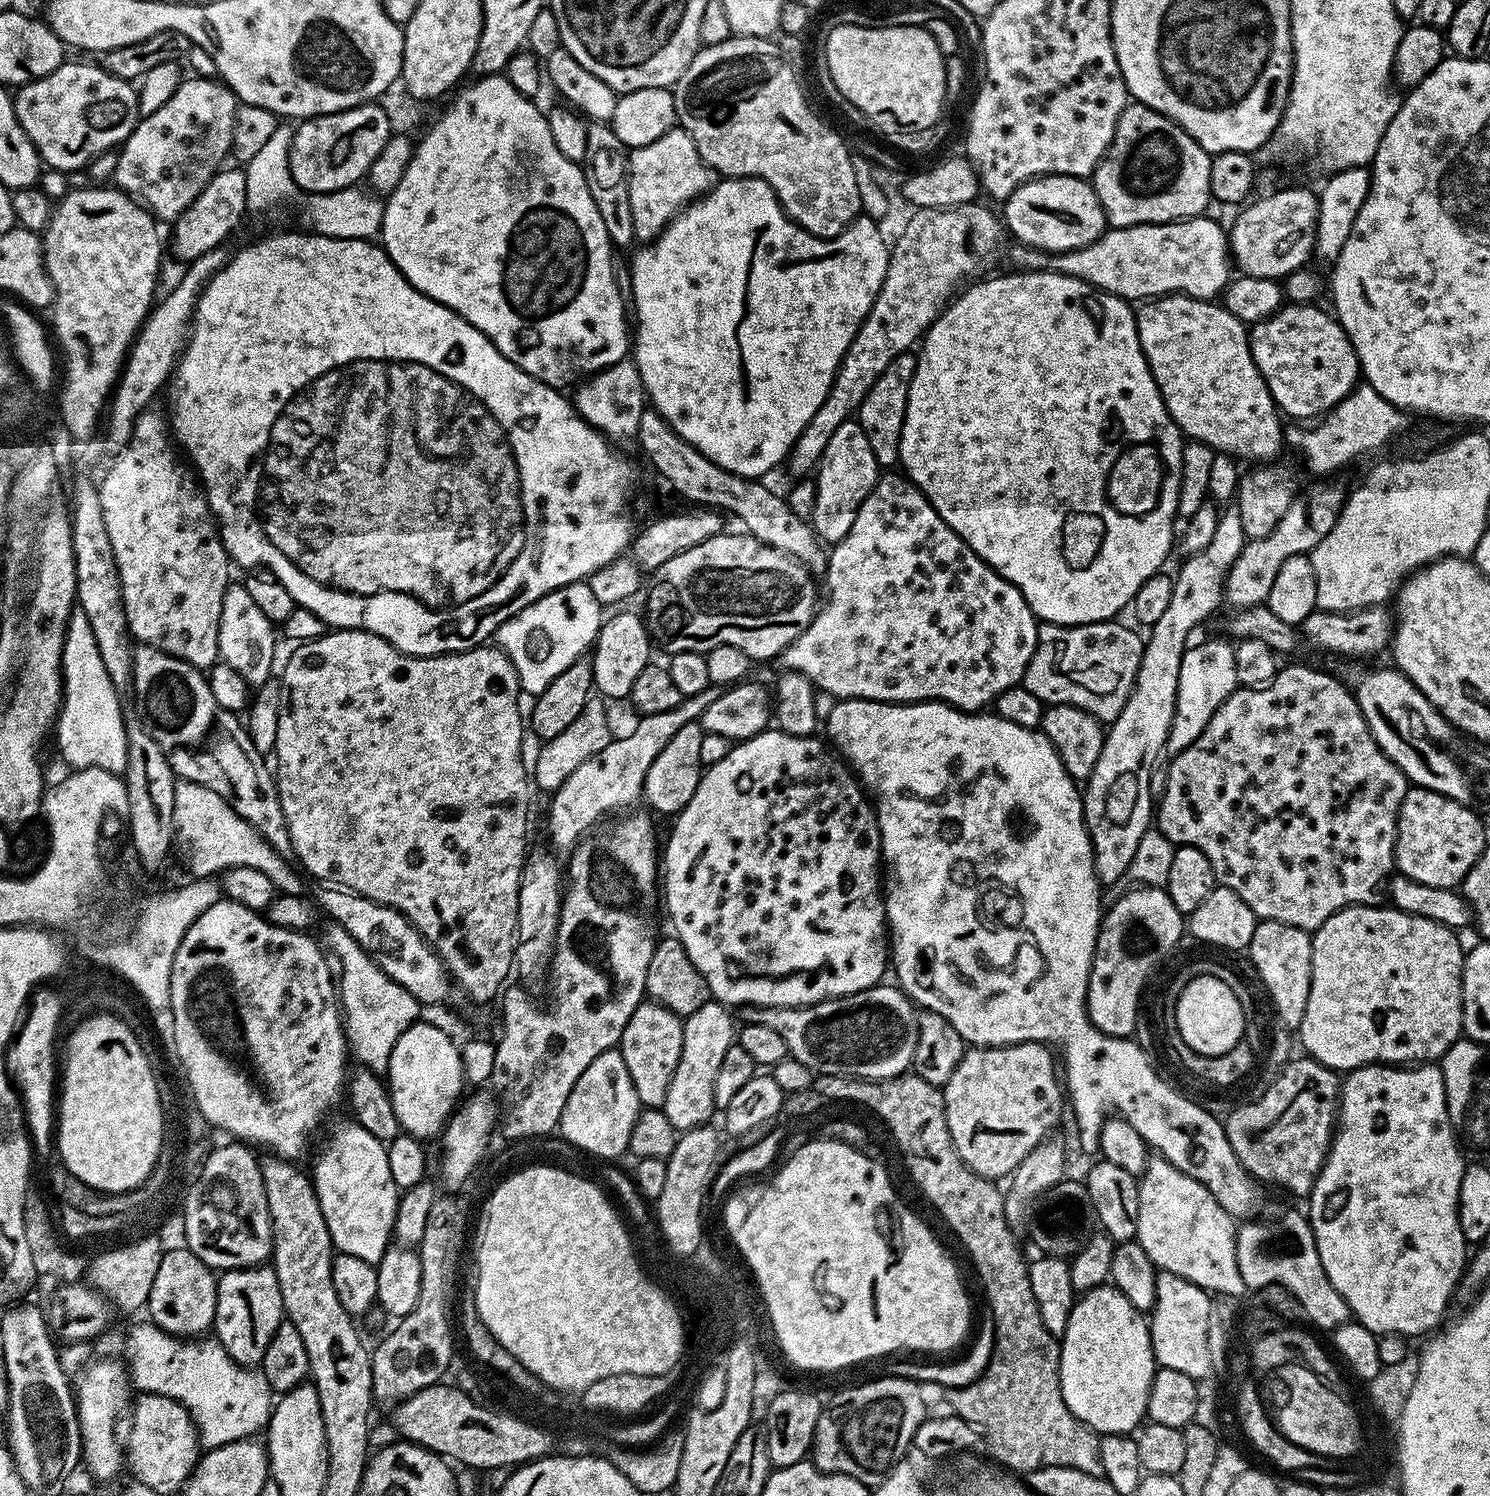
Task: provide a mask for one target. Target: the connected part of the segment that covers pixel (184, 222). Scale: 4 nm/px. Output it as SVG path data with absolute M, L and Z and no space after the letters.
M221 167L220 171L212 177L212 180L186 206L186 210L171 225L172 228L172 252L183 262L191 262L202 258L210 250L221 247L224 239L240 224L240 219L248 212L246 202L246 174L243 167Z

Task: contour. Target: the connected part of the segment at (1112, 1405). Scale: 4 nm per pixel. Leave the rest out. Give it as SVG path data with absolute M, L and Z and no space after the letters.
M1113 1286L1085 1291L1073 1303L1060 1342L1060 1385L1066 1406L1087 1428L1097 1434L1132 1434L1141 1427L1148 1410L1148 1395L1158 1367L1152 1353L1152 1334L1145 1313L1135 1308Z

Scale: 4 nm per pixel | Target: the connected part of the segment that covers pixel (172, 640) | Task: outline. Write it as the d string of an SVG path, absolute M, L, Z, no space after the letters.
M145 410L140 413L130 442L117 451L120 453L117 454L116 461L109 466L104 480L102 476L99 481L100 501L106 518L106 534L110 534L110 546L114 546L114 558L118 562L129 633L141 644L149 644L152 648L157 648L166 654L185 660L187 664L192 664L195 668L208 670L220 660L218 630L220 629L220 619L222 618L222 598L230 583L230 577L228 577L230 557L227 550L224 549L224 543L220 541L220 529L217 525L216 517L212 515L212 508L208 505L208 498L204 495L204 489L195 471L182 459L181 453L174 443L174 437L170 431L170 424L166 419L165 413L163 416L160 412L152 411Z

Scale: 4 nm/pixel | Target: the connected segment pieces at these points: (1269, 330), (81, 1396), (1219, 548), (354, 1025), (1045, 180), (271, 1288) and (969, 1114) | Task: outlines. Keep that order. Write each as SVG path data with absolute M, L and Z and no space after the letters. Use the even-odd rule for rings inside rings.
M1285 303L1270 318L1251 325L1248 345L1276 407L1285 417L1293 416L1296 422L1312 422L1327 416L1357 387L1362 376L1360 360L1346 330L1331 311L1323 312L1316 304Z
M96 1360L80 1376L80 1381L75 1381L74 1395L76 1398L76 1417L80 1420L80 1443L82 1445L82 1460L100 1480L112 1480L122 1472L122 1444L116 1441L116 1423L120 1415L127 1413L130 1408L130 1376L125 1365L116 1360Z
M1235 506L1225 507L1218 530L1214 530L1214 538L1210 538L1210 546L1187 557L1180 573L1175 573L1170 606L1162 613L1162 618L1150 626L1152 633L1147 633L1144 641L1142 662L1126 706L1122 706L1122 714L1118 714L1114 723L1107 725L1102 754L1098 754L1098 762L1094 762L1094 770L1082 788L1084 825L1092 843L1096 879L1101 885L1118 884L1125 879L1139 840L1153 827L1152 774L1158 768L1156 759L1165 755L1164 744L1176 716L1178 670L1182 670L1182 658L1190 644L1188 635L1203 620L1210 619L1225 601L1224 580L1238 554L1242 554L1245 543L1239 510Z
M329 923L323 943L338 965L338 1003L348 1051L361 1065L377 1074L388 1071L388 1059L404 1031L421 1019L422 1005L402 985L387 976L377 961L340 926Z
M1038 176L1035 180L1027 180L1022 186L1010 194L1010 198L1003 201L1002 220L1007 231L1016 235L1015 239L1028 248L1036 248L1039 252L1069 252L1078 250L1090 242L1094 242L1106 230L1104 207L1091 183L1079 176Z
M272 1267L229 1268L219 1273L216 1282L214 1336L228 1351L230 1358L234 1358L234 1362L245 1366L259 1365L270 1338L274 1336L274 1330L283 1319L282 1290Z
M1037 1042L1035 1044L1013 1044L1006 1048L981 1048L979 1046L972 1046L965 1051L963 1057L958 1062L958 1066L950 1074L950 1078L943 1084L942 1091L944 1093L944 1113L946 1114L946 1122L948 1123L948 1129L950 1130L950 1138L952 1139L952 1145L956 1147L956 1153L960 1156L961 1162L966 1165L971 1172L976 1172L978 1175L984 1177L986 1180L993 1182L999 1181L999 1176L1008 1178L1015 1171L1019 1163L1036 1146L1040 1144L1040 1141L1049 1135L1053 1131L1052 1128L1060 1120L1060 1096L1062 1100L1062 1084L1056 1081L1056 1072L1058 1076L1058 1064L1052 1061L1052 1056L1045 1045ZM979 1132L1008 1132L1008 1140L972 1140Z

